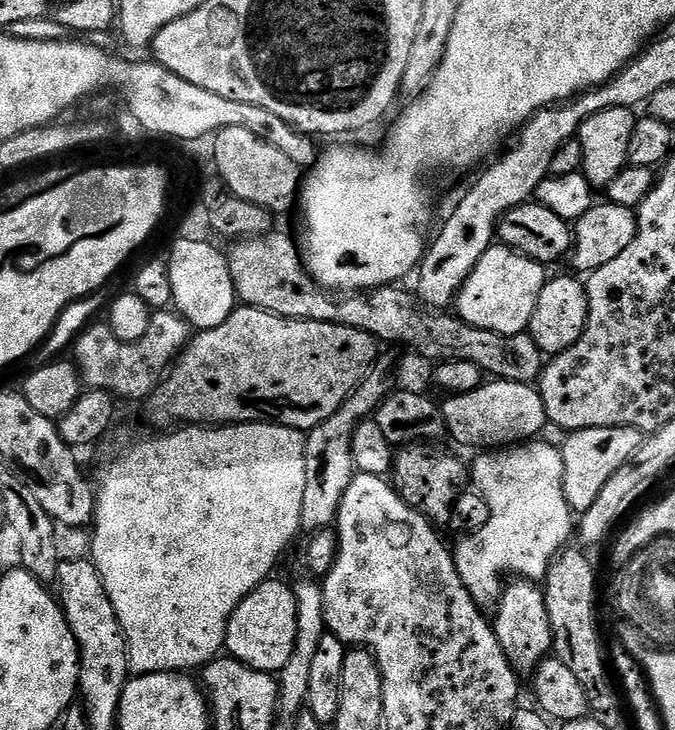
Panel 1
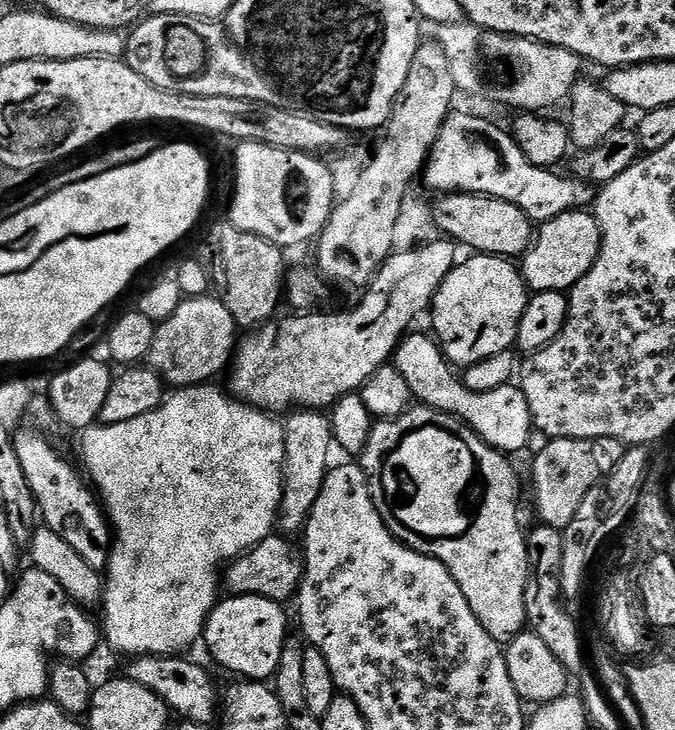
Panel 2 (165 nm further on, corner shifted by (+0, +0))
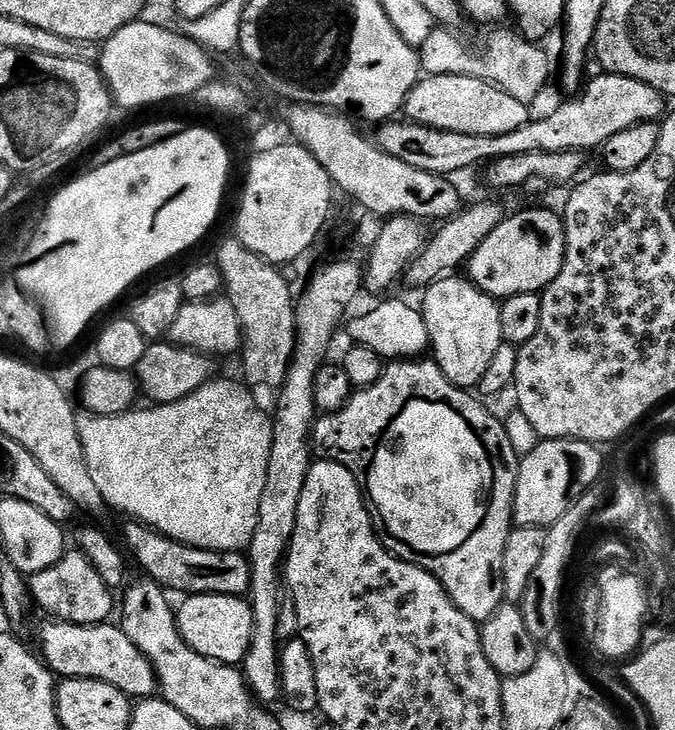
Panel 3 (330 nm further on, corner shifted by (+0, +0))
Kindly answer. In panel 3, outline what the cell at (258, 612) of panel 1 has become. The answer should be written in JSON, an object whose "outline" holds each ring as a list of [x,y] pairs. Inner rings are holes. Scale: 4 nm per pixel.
{"outline":[[[188,596],[184,605],[179,605],[176,625],[182,638],[198,654],[207,660],[217,660],[220,664],[243,665],[246,650],[250,650],[250,634],[253,633],[253,614],[251,603],[238,596]]]}

